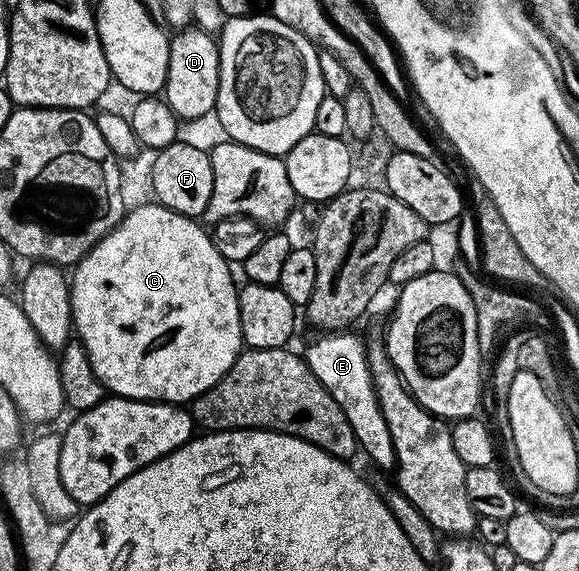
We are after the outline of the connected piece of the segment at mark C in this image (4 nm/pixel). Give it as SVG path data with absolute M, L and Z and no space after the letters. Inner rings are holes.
M157 201L130 208L111 232L97 245L93 245L93 249L89 249L87 256L75 264L70 272L71 321L74 334L85 345L85 353L89 353L93 373L97 373L97 377L112 396L120 399L145 399L153 403L190 404L192 399L196 399L201 393L205 393L205 389L214 385L231 368L239 352L244 350L239 316L239 293L237 283L231 280L232 264L223 259L221 253L217 253L210 234L205 227L203 231L202 226L204 227L204 224L192 216L162 207Z

